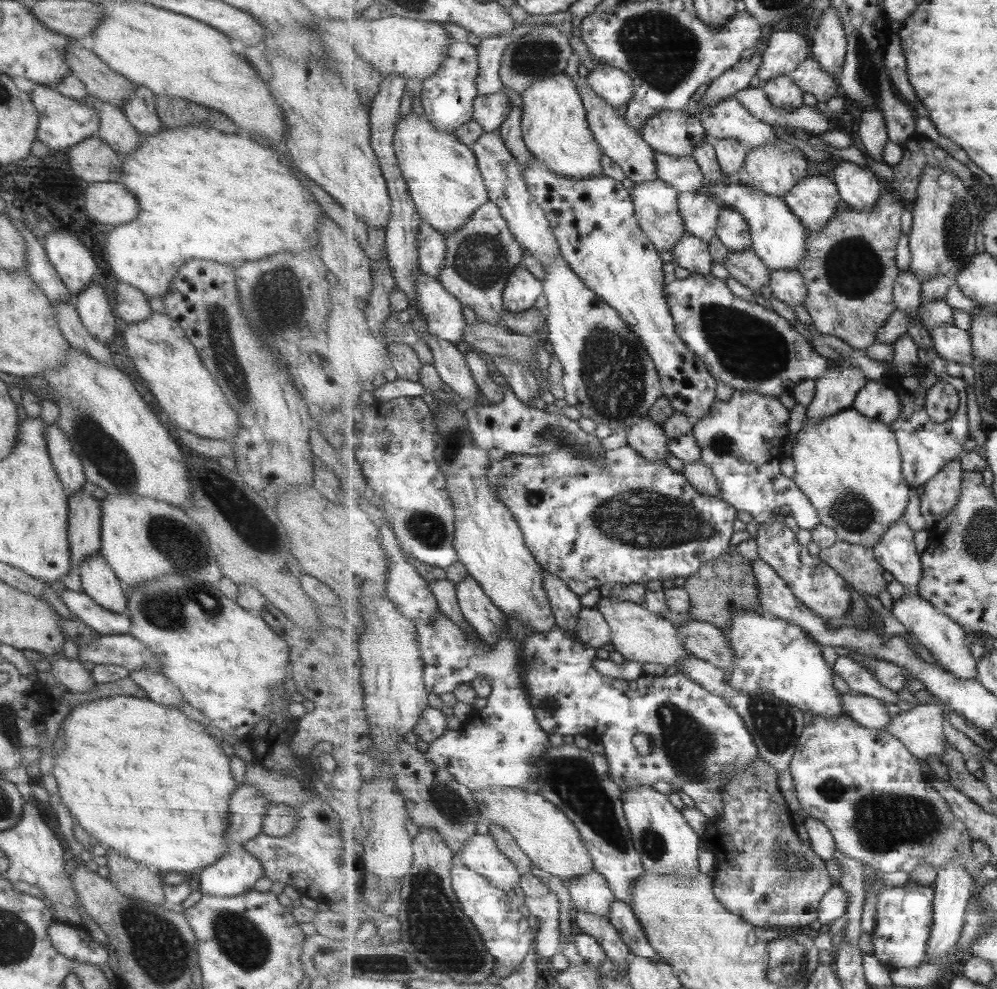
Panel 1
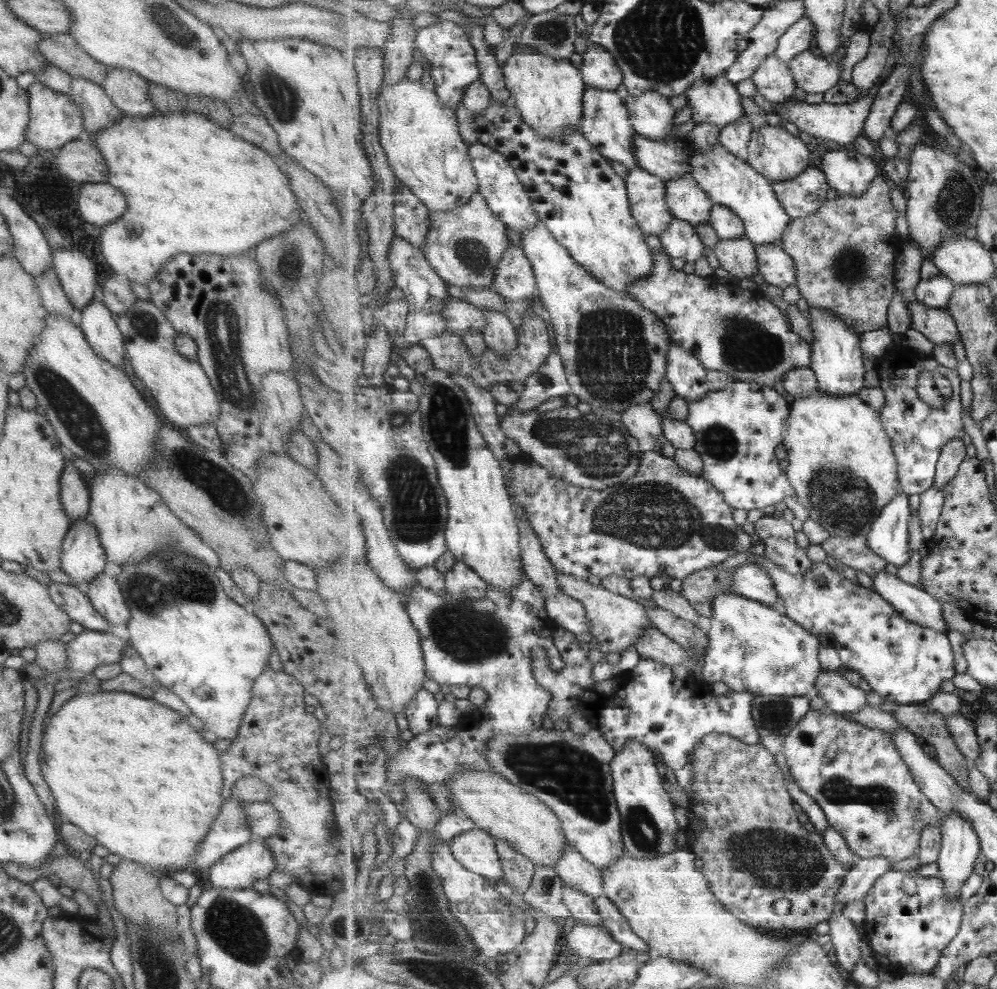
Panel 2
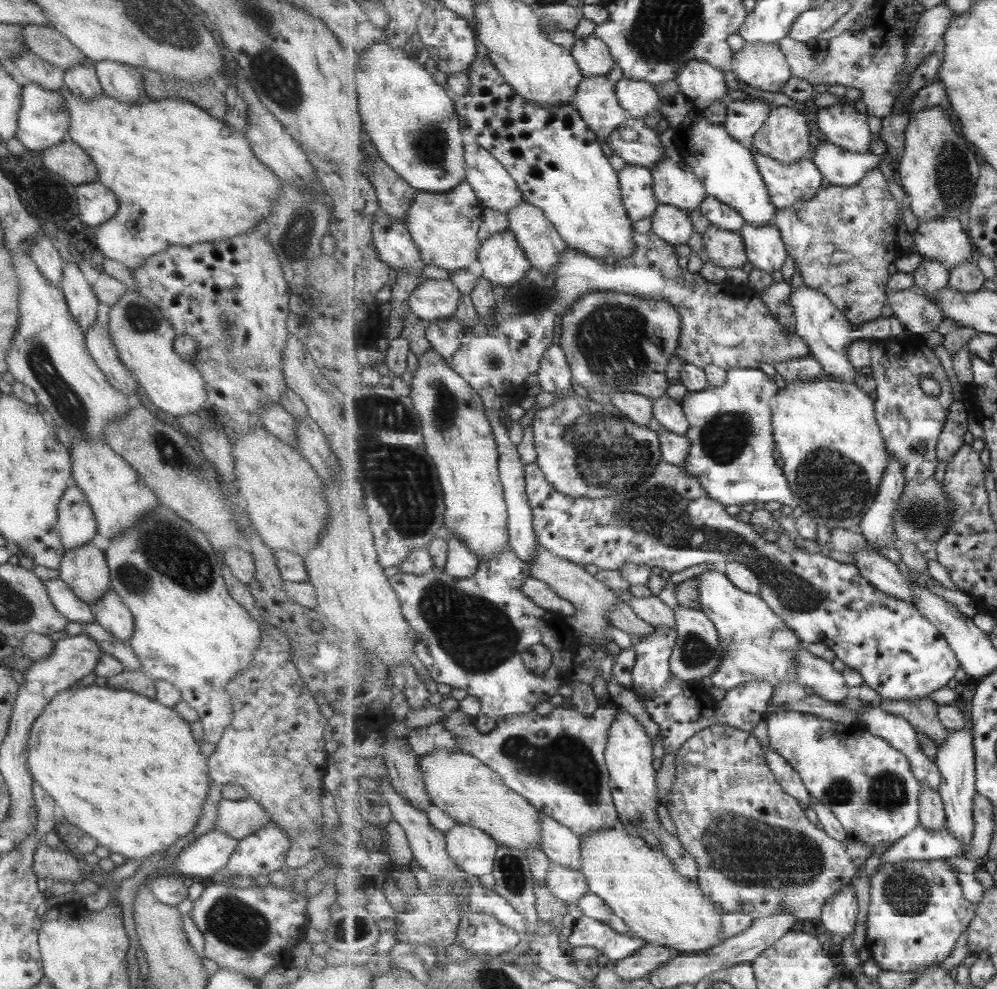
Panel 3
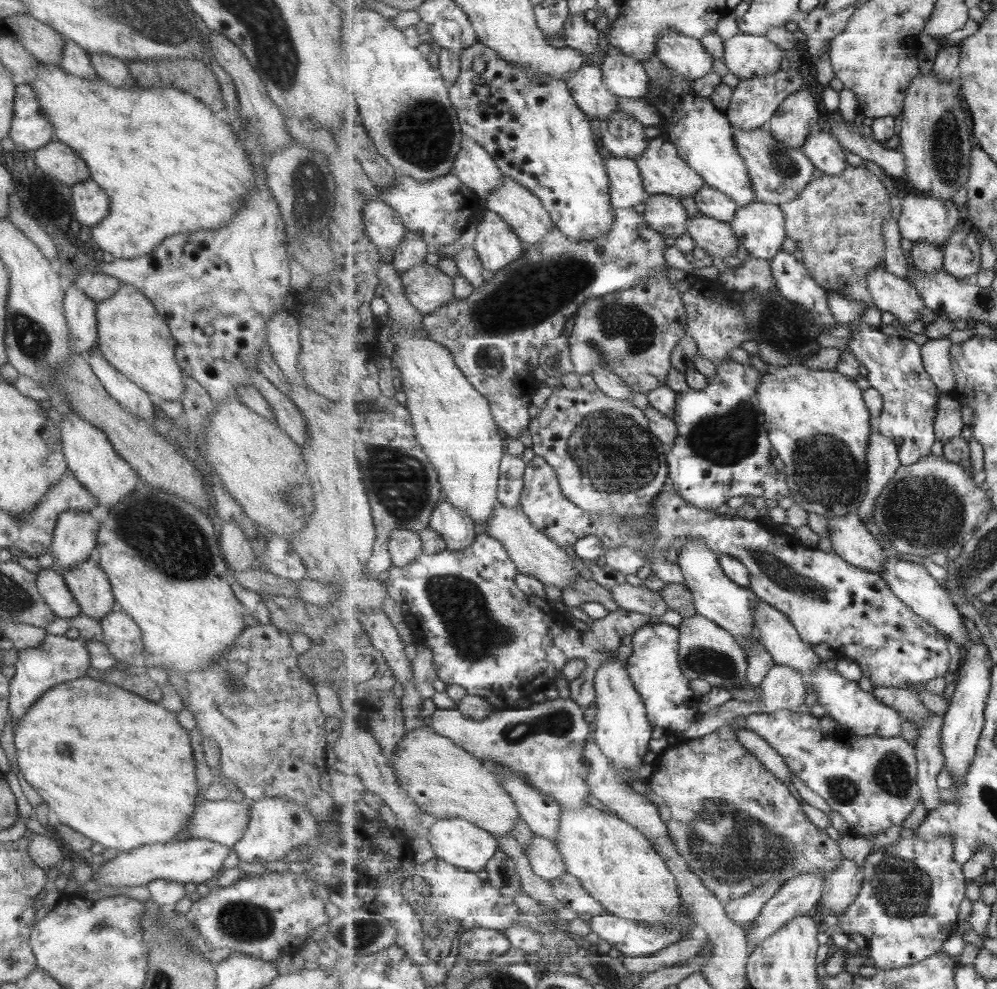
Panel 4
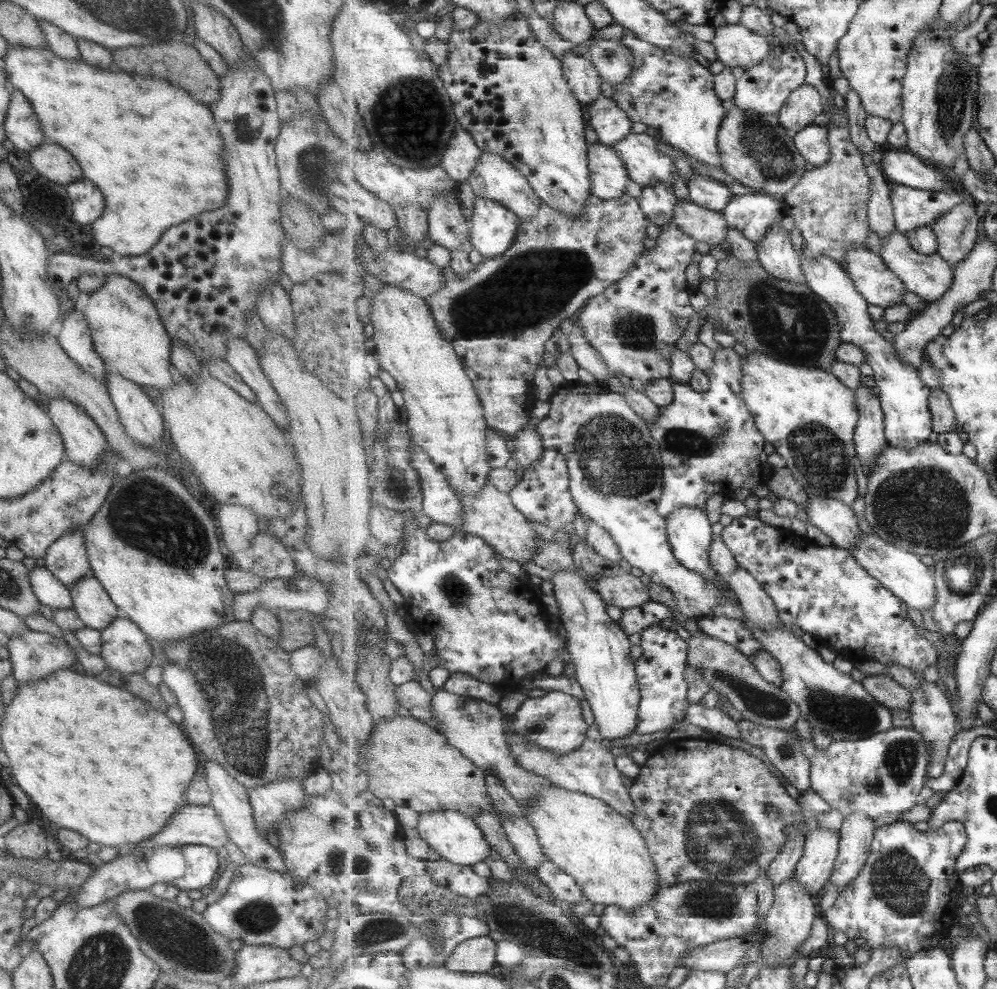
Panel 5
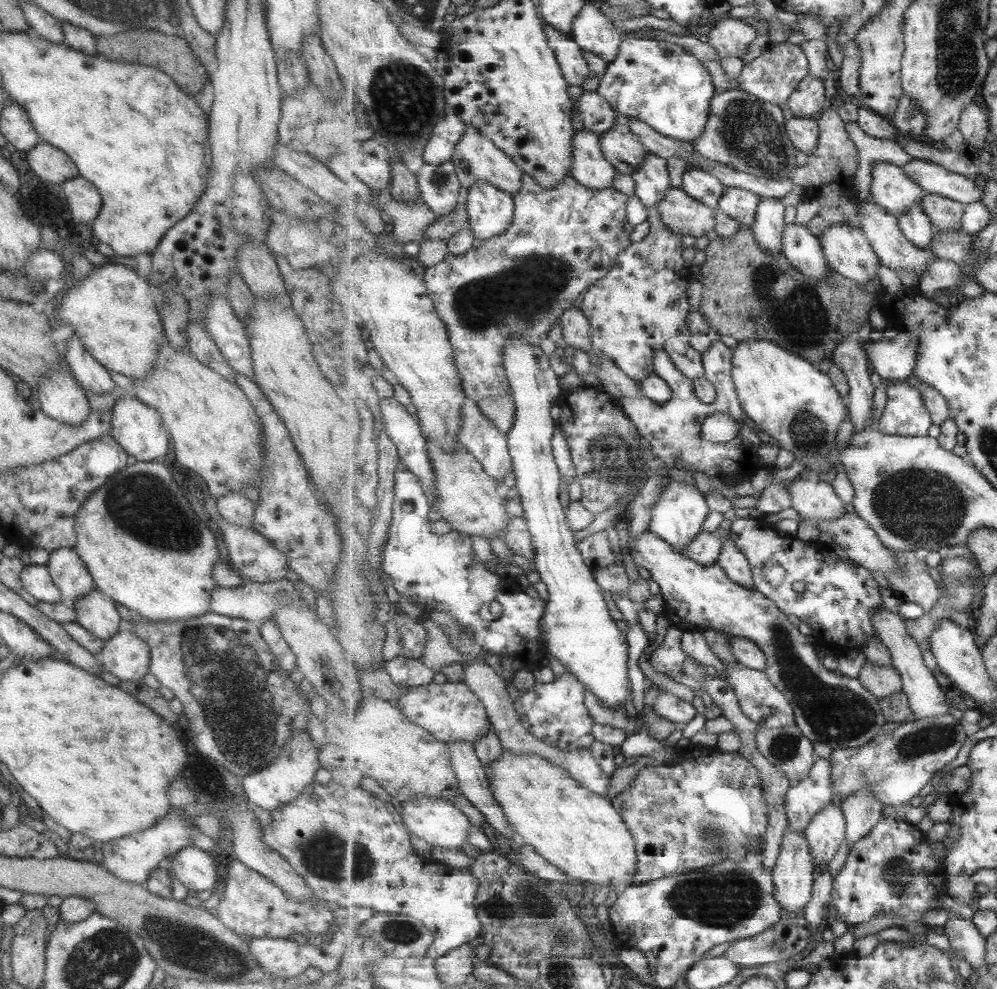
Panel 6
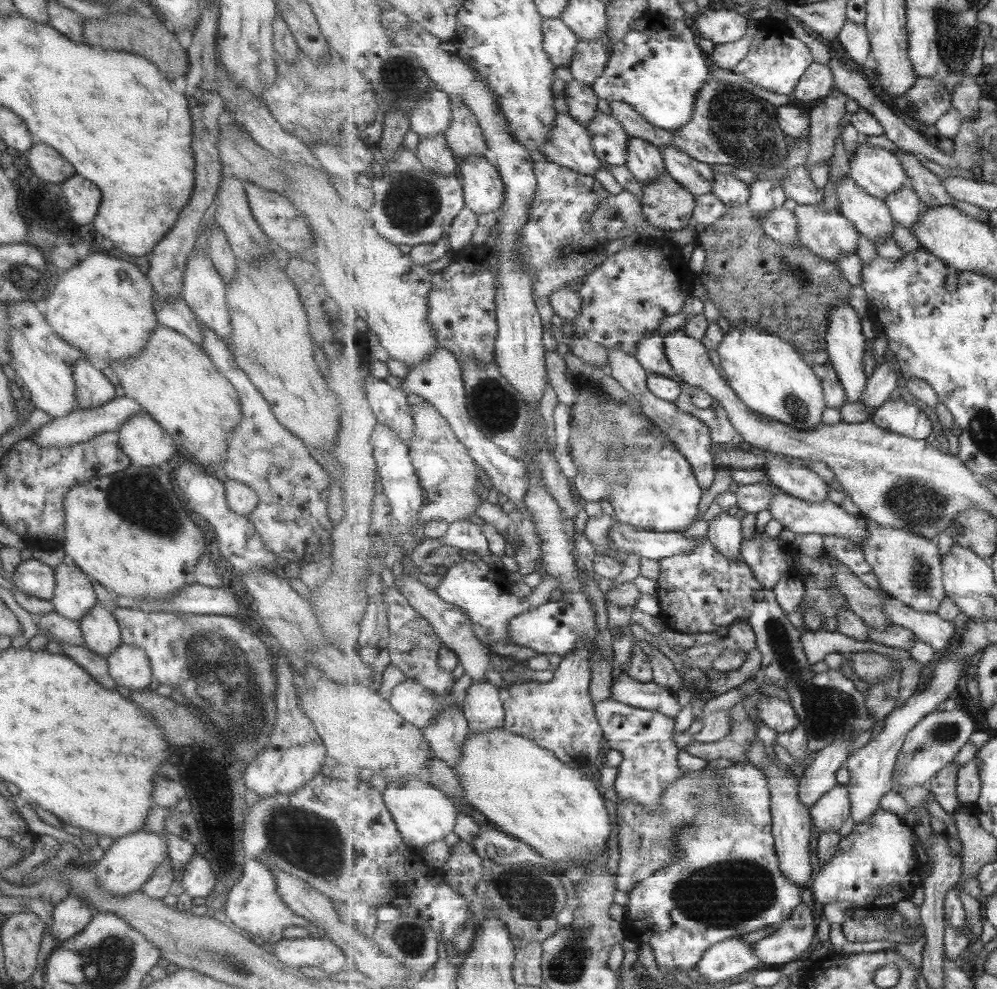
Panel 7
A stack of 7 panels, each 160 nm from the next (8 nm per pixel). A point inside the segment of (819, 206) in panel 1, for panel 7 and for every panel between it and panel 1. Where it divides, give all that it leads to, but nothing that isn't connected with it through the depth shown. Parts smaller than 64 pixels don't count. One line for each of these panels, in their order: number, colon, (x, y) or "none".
2: (803, 196)
3: (788, 183)
4: (780, 174)
5: (758, 152)
6: (744, 132)
7: (730, 125)

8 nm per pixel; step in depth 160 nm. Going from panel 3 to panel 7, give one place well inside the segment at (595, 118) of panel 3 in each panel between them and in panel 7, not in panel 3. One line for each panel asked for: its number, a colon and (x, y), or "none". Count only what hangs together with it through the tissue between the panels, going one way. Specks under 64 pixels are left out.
4: (589, 87)
5: (583, 77)
6: (569, 54)
7: (560, 42)

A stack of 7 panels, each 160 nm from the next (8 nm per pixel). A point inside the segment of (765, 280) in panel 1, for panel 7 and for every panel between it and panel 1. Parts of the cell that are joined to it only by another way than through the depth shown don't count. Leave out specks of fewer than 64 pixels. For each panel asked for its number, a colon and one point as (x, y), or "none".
2: (738, 257)
3: (727, 249)
4: (718, 238)
5: (709, 226)
6: (683, 214)
7: (667, 204)

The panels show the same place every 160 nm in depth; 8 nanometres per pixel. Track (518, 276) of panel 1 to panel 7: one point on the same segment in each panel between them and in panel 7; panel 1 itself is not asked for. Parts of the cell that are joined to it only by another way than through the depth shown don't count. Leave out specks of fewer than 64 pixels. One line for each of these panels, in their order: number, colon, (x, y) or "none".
2: (516, 280)
3: (502, 260)
4: (498, 245)
5: (494, 229)
6: (491, 211)
7: (485, 191)

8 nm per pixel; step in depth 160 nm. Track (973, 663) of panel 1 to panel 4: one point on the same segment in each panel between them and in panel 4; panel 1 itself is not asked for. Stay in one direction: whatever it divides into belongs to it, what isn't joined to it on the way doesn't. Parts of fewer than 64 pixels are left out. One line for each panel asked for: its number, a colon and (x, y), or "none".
2: (916, 604)
3: (885, 575)
4: (850, 539)

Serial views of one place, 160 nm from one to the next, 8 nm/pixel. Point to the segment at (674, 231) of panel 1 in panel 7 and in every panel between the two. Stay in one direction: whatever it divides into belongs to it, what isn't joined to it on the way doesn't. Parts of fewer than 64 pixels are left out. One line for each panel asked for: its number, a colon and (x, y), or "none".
2: (647, 192)
3: (637, 182)
4: (627, 190)
5: (610, 176)
6: (591, 167)
7: (570, 145)

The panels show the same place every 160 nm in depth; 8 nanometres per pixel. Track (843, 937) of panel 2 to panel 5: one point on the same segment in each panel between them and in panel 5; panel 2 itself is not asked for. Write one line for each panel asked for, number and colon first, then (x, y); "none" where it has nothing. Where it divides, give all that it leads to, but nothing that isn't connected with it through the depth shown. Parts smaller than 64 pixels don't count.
3: (840, 915)
4: (842, 886)
5: (857, 833)

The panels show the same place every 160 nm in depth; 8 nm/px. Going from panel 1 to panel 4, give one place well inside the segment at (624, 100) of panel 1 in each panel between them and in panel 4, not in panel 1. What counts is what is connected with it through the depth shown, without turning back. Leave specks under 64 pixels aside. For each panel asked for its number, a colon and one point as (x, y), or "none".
2: (600, 69)
3: (594, 57)
4: (582, 35)

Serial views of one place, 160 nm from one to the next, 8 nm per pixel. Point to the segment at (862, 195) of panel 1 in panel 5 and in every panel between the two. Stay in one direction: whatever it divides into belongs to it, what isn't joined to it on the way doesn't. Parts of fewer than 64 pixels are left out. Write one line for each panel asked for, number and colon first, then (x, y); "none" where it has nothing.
2: (848, 173)
3: (841, 167)
4: (823, 148)
5: (813, 142)

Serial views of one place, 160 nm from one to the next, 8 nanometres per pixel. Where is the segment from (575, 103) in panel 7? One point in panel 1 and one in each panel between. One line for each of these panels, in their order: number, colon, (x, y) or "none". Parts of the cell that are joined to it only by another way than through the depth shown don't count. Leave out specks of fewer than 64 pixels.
1: (683, 172)
2: (670, 159)
3: (648, 151)
4: (632, 142)
5: (612, 124)
6: (597, 114)

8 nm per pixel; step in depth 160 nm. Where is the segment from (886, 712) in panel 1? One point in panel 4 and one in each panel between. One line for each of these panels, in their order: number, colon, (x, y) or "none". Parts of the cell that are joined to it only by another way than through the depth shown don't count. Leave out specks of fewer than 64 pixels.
2: (842, 697)
3: (819, 674)
4: (776, 632)

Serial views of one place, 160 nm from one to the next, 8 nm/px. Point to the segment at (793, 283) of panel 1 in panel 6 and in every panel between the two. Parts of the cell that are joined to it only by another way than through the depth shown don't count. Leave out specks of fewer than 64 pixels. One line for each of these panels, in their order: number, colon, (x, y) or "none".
2: (776, 266)
3: (767, 250)
4: (761, 227)
5: (754, 214)
6: (740, 204)

